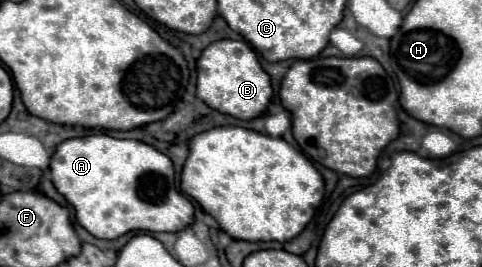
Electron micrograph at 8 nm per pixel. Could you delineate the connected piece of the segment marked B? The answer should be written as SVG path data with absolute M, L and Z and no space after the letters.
M217 40L201 52L197 60L197 96L207 106L239 120L251 120L265 112L271 94L269 74L261 68L255 50L245 40Z

